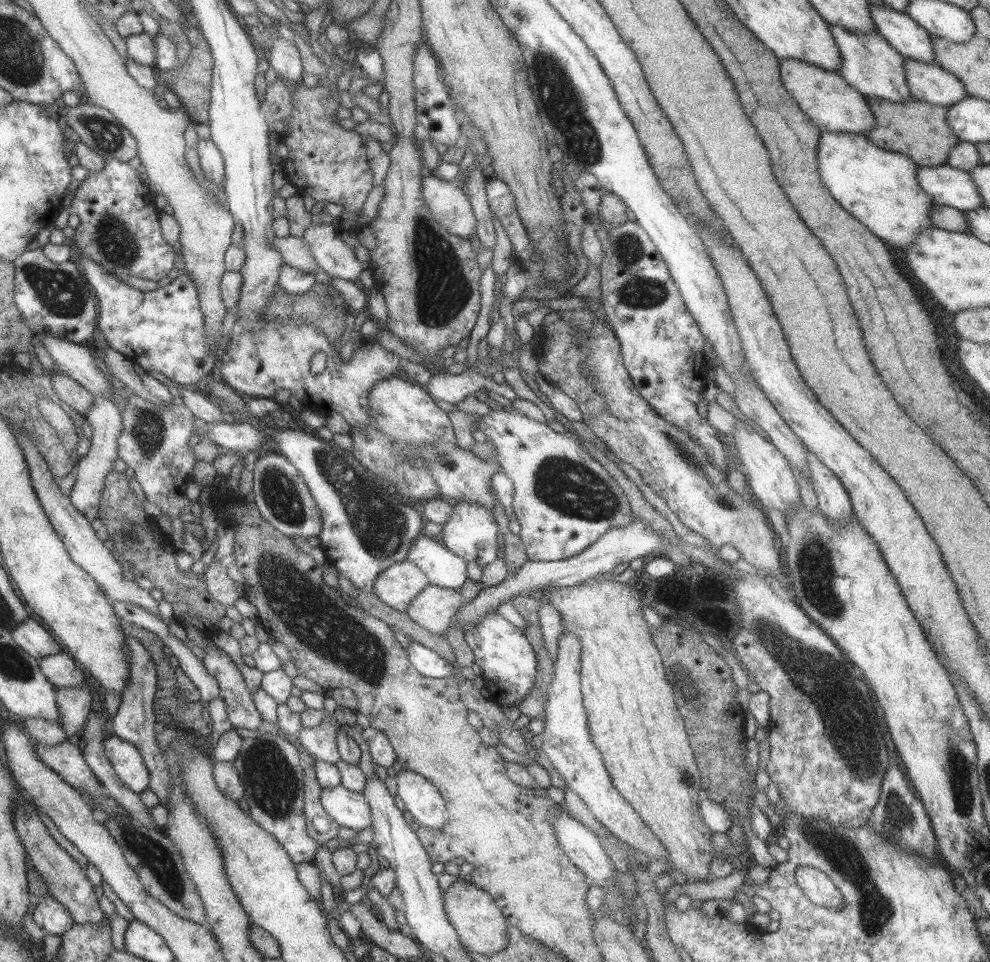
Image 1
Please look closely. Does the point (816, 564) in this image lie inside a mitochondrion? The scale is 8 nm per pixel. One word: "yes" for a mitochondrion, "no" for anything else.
yes

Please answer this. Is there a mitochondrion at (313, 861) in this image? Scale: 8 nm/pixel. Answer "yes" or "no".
no

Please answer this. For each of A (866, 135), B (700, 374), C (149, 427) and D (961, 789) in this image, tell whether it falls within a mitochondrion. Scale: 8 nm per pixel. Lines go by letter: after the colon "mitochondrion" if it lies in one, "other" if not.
A: other
B: other
C: mitochondrion
D: mitochondrion

